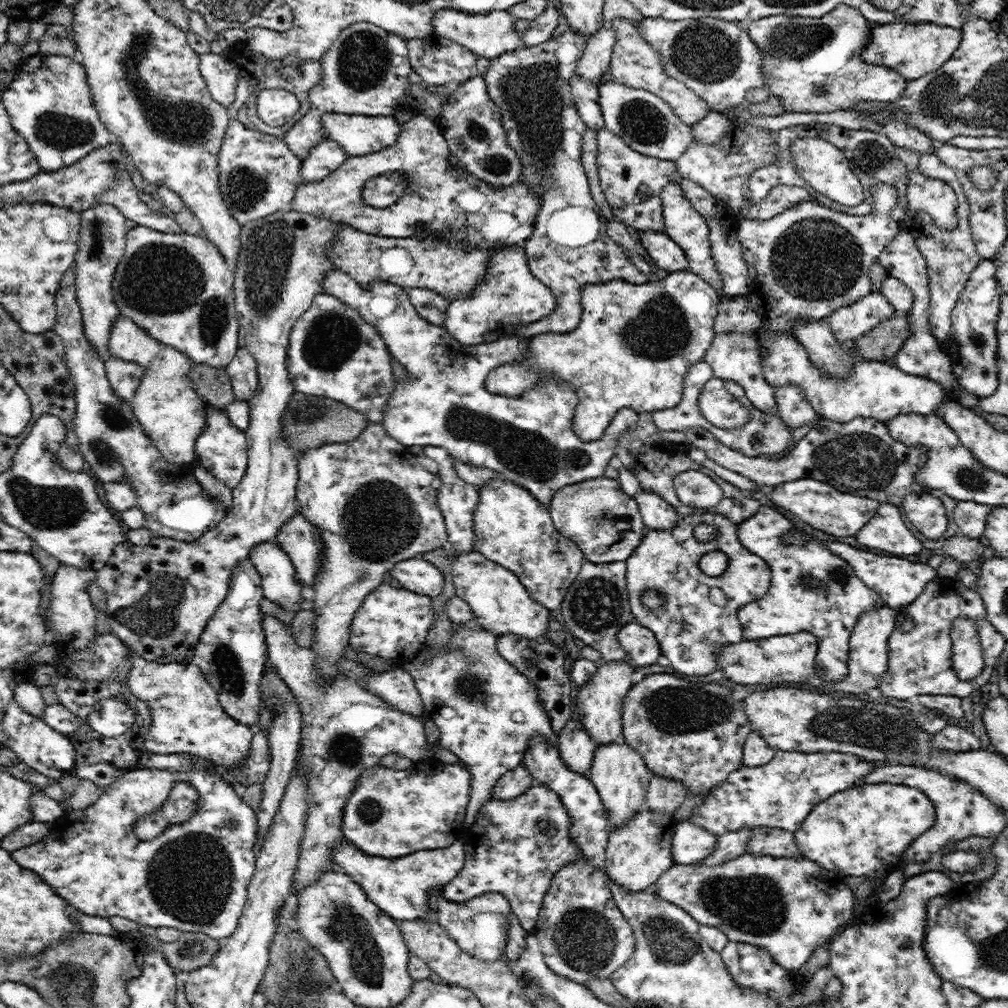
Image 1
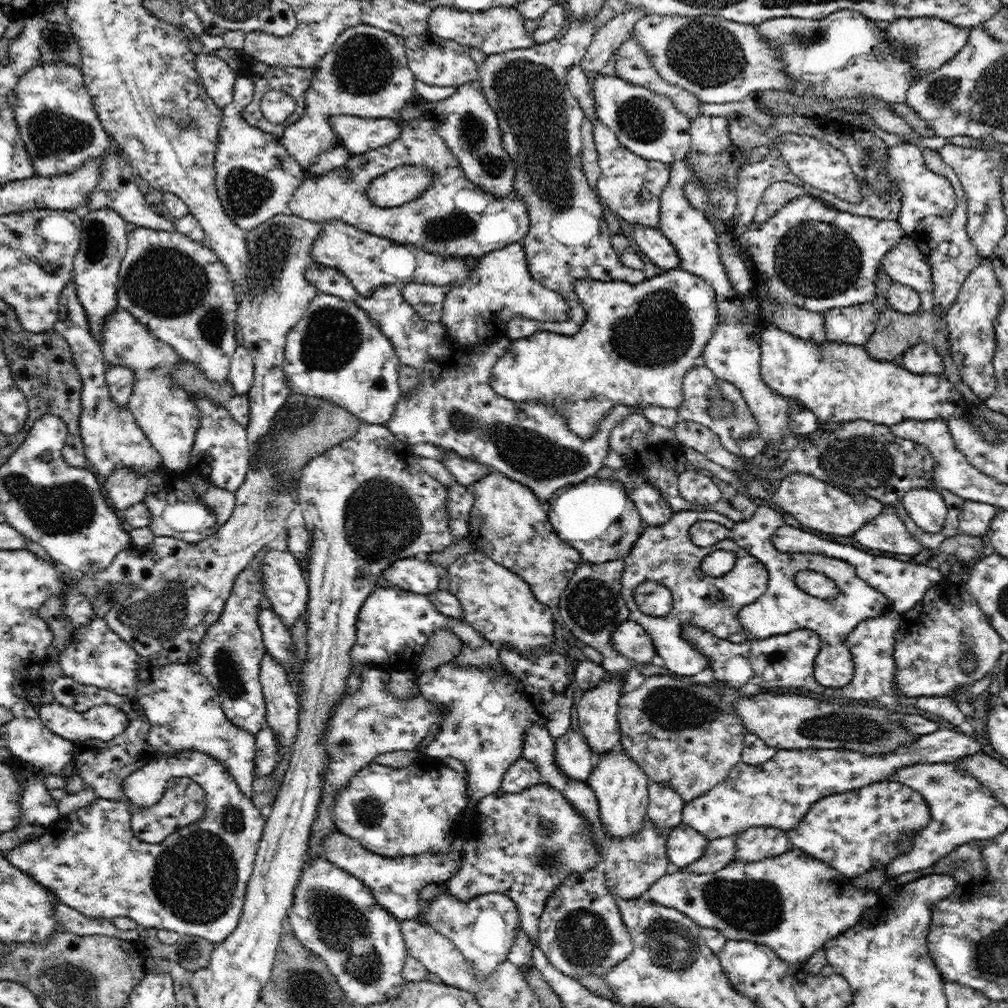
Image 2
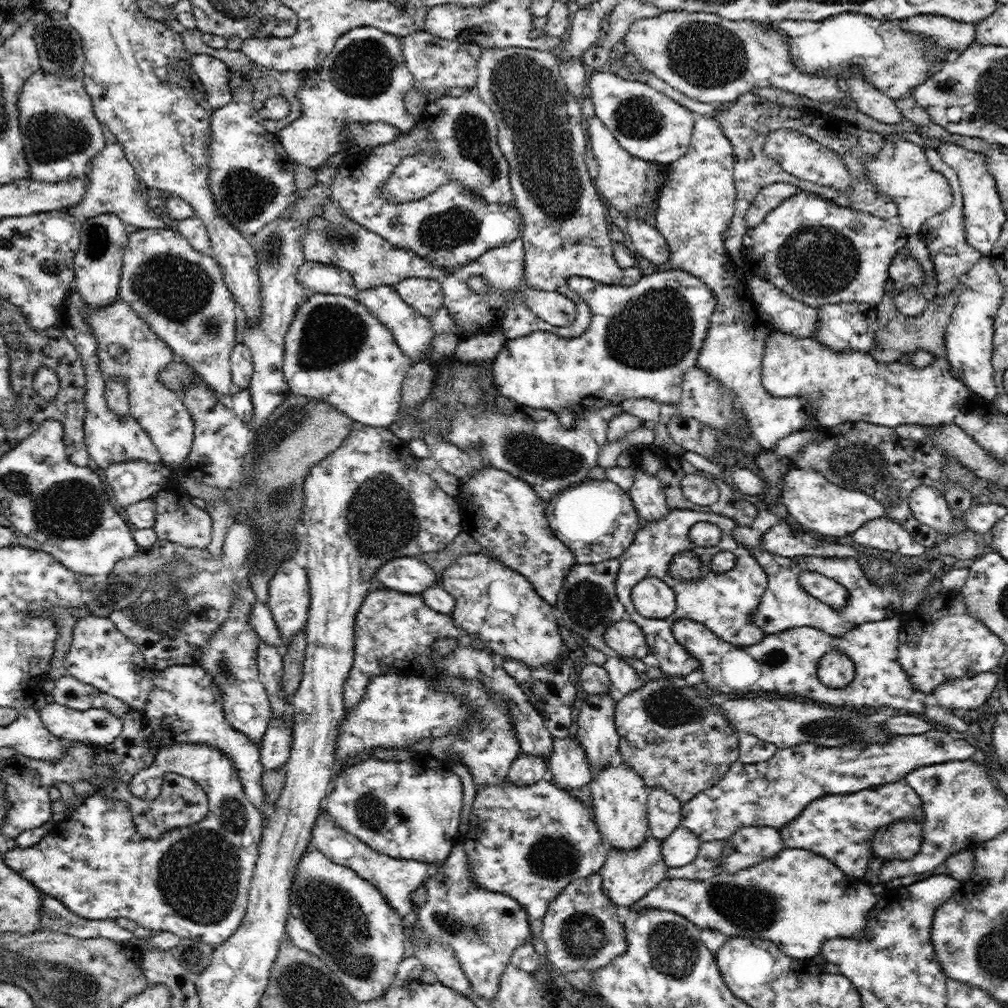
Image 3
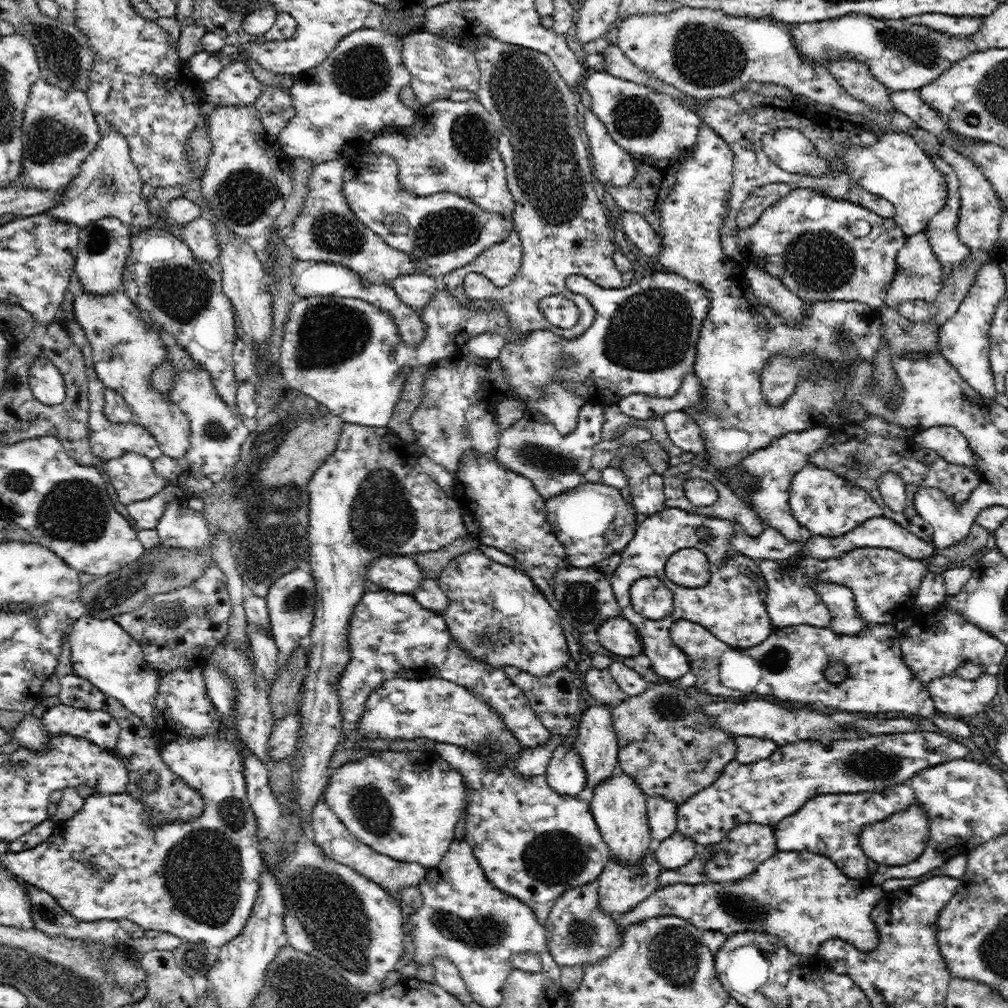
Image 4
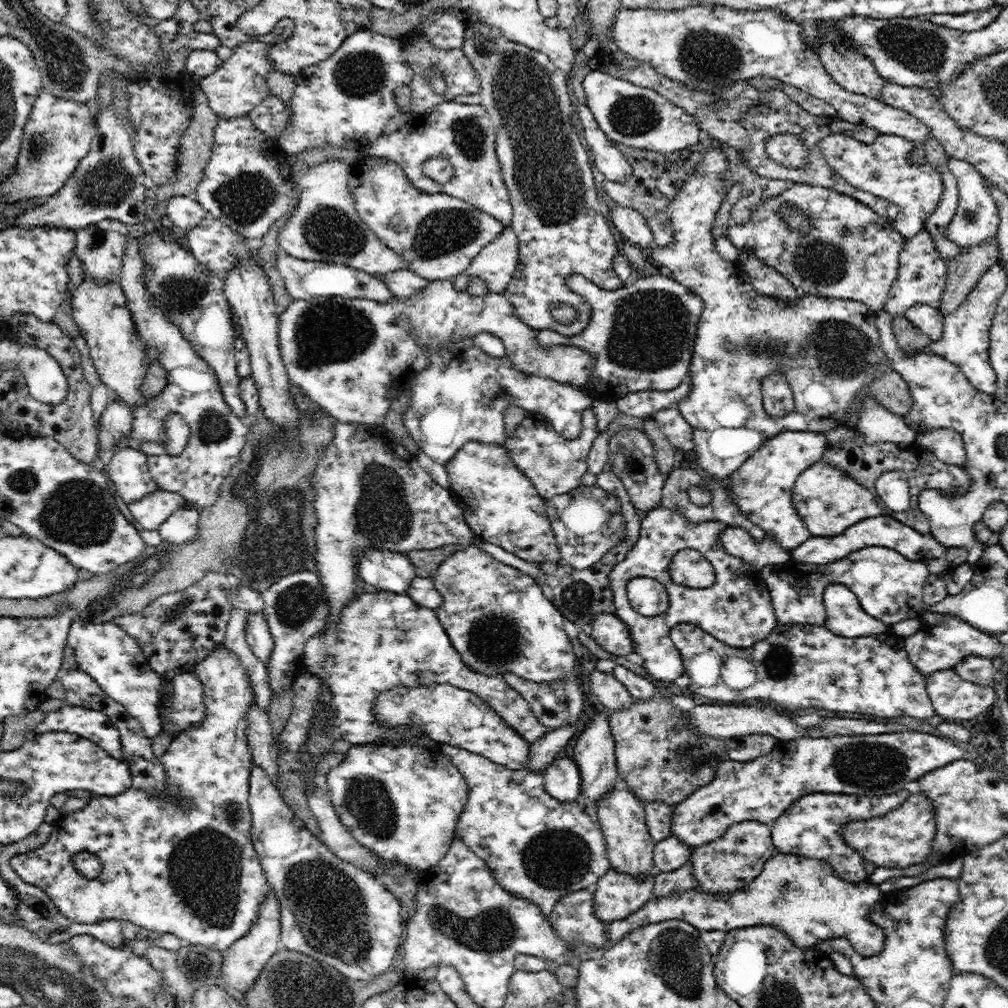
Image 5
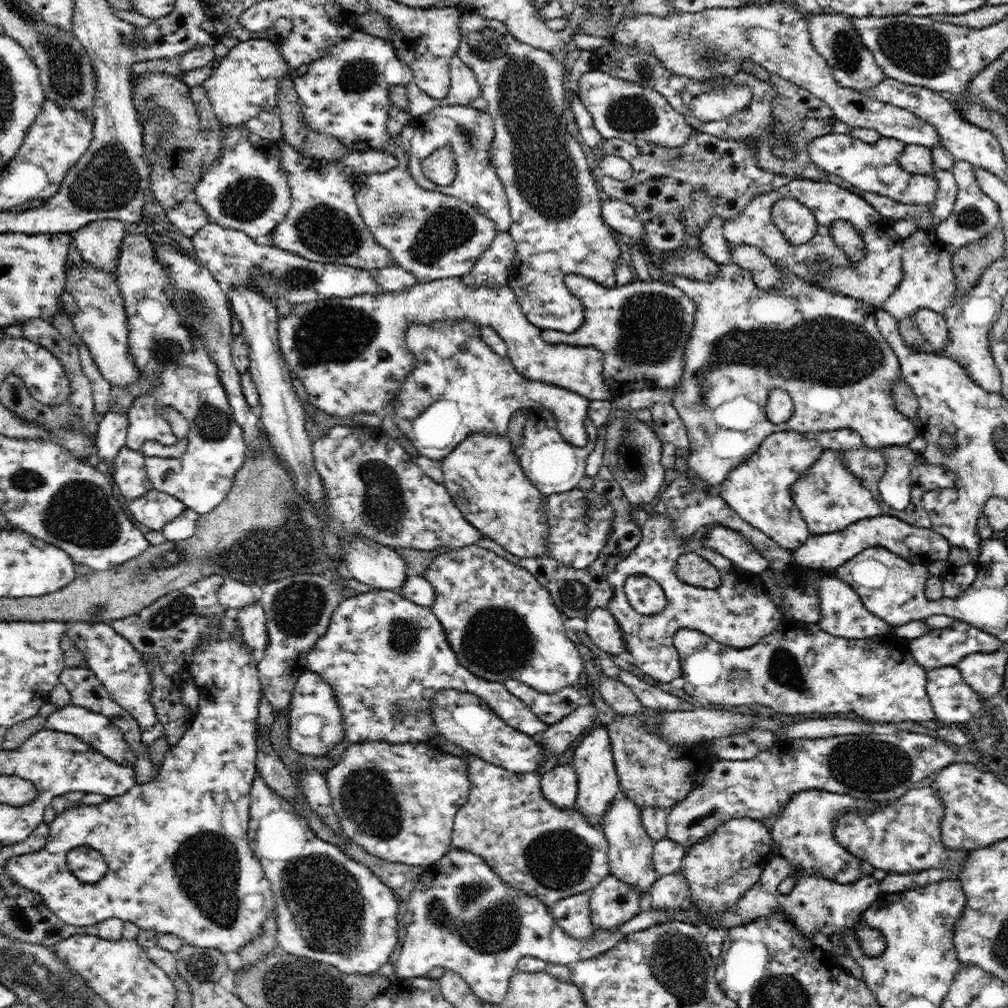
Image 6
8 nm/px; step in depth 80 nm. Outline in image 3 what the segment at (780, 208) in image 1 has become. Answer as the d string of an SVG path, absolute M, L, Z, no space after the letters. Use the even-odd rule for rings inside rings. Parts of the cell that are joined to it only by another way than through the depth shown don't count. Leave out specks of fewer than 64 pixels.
M775 182L762 188L746 211L745 221L749 228L758 226L766 215L780 203L796 196L800 190L787 182Z

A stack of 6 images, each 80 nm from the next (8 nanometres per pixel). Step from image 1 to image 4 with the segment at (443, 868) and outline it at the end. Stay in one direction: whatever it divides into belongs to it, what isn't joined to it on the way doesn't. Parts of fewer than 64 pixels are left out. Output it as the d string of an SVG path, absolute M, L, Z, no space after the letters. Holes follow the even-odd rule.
M320 797L314 805L311 814L311 824L314 829L314 842L327 855L328 858L353 868L360 875L378 883L386 892L390 893L399 904L399 892L405 886L419 884L423 876L427 875L428 868L421 864L394 860L390 856L375 852L369 845L359 841L346 825L332 812L324 797Z

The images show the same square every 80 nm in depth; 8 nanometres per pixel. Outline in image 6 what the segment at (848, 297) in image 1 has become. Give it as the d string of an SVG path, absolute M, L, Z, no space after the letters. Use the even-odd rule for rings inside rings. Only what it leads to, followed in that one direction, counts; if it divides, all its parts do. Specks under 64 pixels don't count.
M795 178L790 179L788 184L778 190L755 196L738 216L723 222L723 234L730 246L738 246L738 244L754 246L775 266L788 268L789 272L794 272L806 283L816 283L827 292L862 300L862 303L874 306L878 310L882 309L882 304L903 280L903 239L894 232L892 226L894 226L893 219L882 216L858 193L852 193L830 181ZM786 197L792 197L804 204L812 211L819 224L818 233L814 238L801 246L790 244L771 220L771 208L774 203ZM834 219L850 221L864 240L867 257L855 266L846 257L846 253L832 242L829 226Z

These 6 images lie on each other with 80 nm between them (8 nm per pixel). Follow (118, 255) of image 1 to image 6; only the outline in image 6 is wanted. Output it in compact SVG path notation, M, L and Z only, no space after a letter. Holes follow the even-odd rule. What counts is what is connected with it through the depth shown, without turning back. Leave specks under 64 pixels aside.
M116 219L97 220L72 236L87 265L103 272L116 272L120 246L126 237L126 225Z

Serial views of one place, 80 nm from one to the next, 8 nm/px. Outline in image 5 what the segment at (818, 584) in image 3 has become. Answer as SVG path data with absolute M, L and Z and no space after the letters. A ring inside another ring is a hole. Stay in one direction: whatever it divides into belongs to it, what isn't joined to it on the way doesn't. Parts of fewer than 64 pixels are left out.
M840 583L827 584L823 592L826 620L823 624L836 636L858 638L882 634L889 625L864 612L858 597Z

